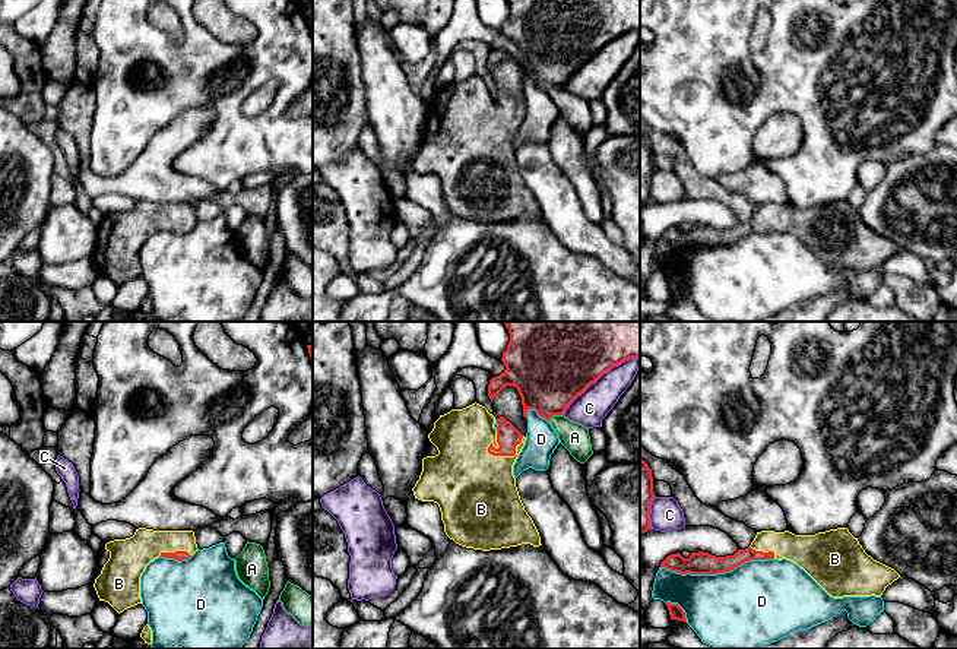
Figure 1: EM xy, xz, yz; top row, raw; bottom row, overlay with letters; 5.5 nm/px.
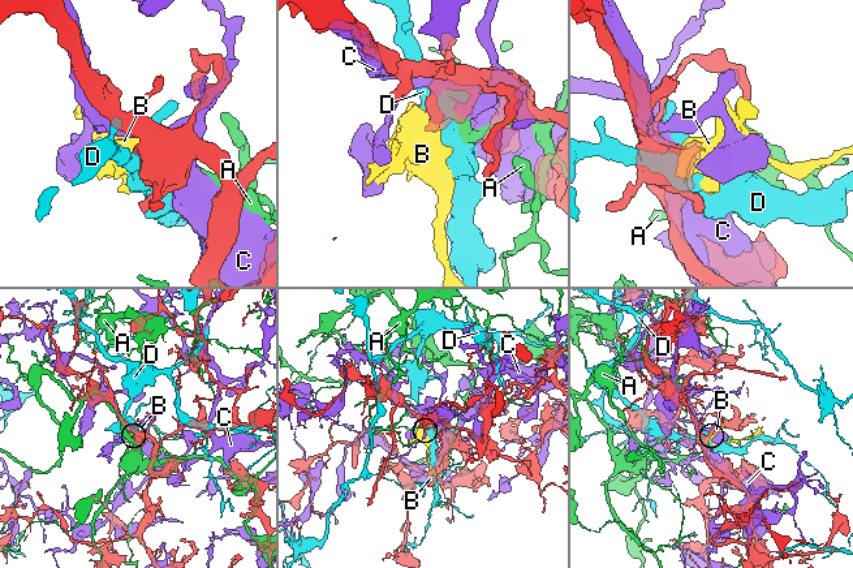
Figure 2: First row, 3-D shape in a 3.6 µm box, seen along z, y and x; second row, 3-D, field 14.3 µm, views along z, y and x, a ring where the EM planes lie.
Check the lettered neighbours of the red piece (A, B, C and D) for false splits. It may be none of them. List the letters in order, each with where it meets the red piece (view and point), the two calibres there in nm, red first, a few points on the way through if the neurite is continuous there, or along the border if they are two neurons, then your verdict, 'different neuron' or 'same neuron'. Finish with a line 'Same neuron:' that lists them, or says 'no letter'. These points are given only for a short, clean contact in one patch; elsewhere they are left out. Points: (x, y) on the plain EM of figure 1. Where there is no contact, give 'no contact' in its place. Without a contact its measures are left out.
A: xz (555, 86) | 420/160 nm | different neuron
B: xz (509, 127) | 130/400 nm | across xz (507, 108), (509, 127), (479, 162) | same neuron
C: xz (599, 48) | 420/190 nm | different neuron
D: yz (716, 246) | 130/460 nm | different neuron
Same neuron: B

